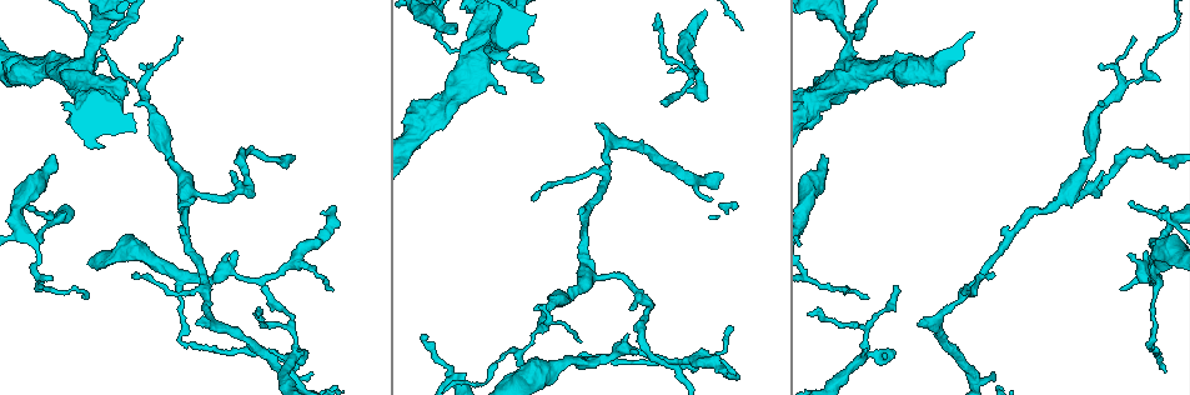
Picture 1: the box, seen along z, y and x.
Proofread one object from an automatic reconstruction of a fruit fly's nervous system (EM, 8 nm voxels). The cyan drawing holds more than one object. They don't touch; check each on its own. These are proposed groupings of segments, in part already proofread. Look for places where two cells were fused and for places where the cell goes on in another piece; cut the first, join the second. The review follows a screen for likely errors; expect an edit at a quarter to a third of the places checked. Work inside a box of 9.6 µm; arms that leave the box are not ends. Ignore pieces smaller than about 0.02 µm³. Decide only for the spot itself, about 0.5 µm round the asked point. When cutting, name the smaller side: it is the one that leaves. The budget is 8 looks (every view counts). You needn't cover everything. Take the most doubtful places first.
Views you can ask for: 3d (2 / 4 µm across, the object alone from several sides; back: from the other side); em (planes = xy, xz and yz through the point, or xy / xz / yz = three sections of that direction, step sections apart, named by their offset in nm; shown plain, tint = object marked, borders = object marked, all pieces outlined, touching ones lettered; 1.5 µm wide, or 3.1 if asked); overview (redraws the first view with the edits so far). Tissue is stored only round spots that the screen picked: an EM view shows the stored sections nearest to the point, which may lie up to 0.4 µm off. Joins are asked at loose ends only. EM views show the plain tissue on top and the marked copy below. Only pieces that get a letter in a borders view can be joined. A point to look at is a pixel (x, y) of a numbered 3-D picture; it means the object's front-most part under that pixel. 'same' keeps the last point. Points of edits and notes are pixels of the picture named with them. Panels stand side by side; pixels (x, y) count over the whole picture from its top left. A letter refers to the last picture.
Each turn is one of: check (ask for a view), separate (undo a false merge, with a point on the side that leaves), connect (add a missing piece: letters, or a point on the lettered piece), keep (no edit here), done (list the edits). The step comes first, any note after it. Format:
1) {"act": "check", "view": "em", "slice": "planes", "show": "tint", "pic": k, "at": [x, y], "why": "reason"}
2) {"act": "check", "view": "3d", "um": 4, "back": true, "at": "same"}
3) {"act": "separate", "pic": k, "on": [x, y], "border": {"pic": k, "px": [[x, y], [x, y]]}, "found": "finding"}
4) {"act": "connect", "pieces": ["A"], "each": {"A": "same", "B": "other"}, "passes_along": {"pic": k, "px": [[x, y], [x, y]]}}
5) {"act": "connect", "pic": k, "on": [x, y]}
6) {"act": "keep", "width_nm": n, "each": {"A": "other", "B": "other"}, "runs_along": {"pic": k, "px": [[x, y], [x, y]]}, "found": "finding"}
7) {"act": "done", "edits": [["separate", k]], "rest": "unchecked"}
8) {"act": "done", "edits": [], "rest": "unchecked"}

{"act": "check", "view": "em", "slice": "planes", "show": "borders", "pic": 1, "at": [82, 295], "why": "thin end"}

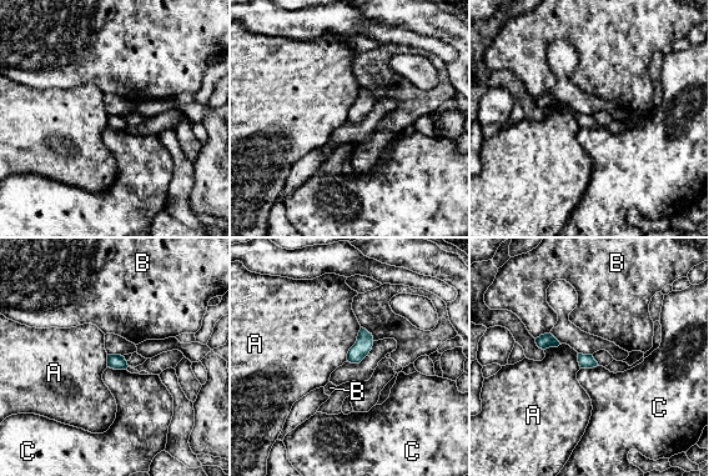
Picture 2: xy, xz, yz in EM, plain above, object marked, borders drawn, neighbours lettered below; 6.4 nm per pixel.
{"act": "keep", "width_nm": 100, "each": {"A": "other", "B": "other", "C": "other"}, "found": "no lettered piece goes on from it"}

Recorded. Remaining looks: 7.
{"act": "check", "view": "3d", "um": 4, "pic": 1, "at": [598, 124], "why": "tapers out"}

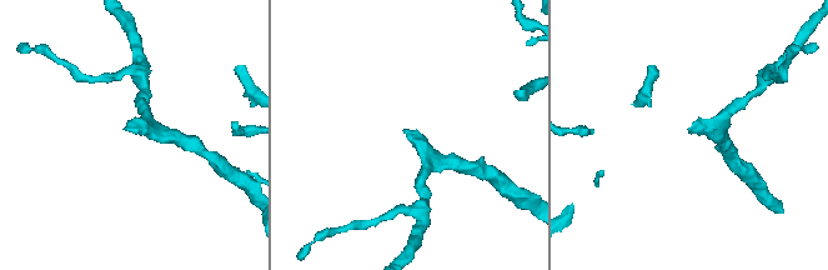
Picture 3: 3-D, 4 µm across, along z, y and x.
{"act": "check", "view": "em", "slice": "planes", "show": "borders", "pic": 3, "at": [126, 128]}

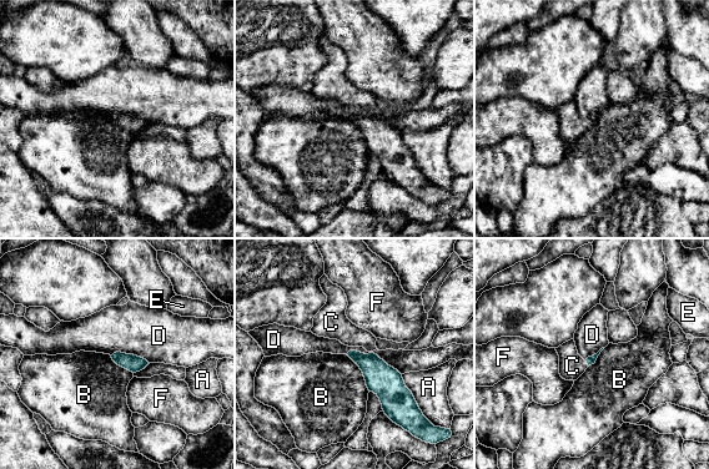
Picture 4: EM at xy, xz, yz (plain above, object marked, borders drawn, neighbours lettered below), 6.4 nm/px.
{"act": "connect", "pieces": ["C"], "each": {"A": "other", "B": "other", "C": "same", "D": "other", "E": "other", "F": "other"}, "found": "it goes on there"}

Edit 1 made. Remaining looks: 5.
{"act": "check", "view": "overview", "why": "see it whole again"}

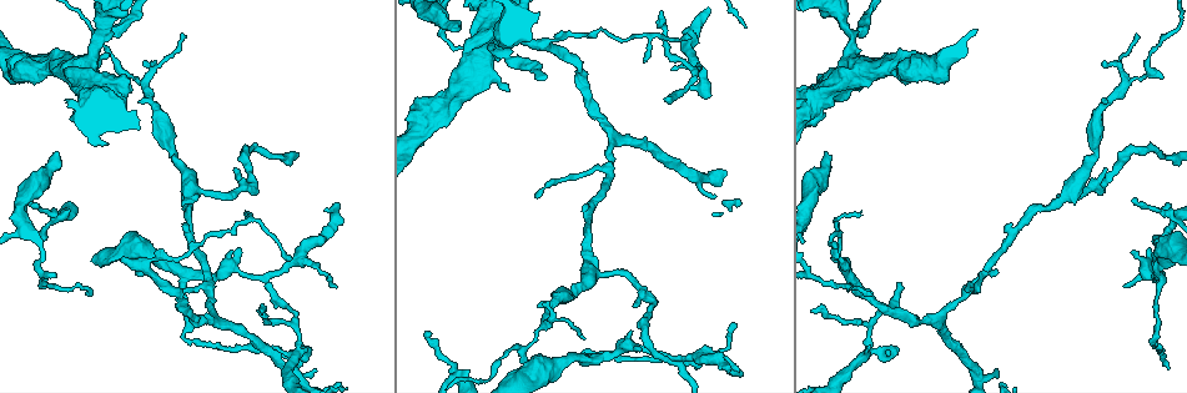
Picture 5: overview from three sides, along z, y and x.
{"act": "check", "view": "em", "slice": "planes", "show": "borders", "pic": 5, "at": [290, 257], "why": "free end"}

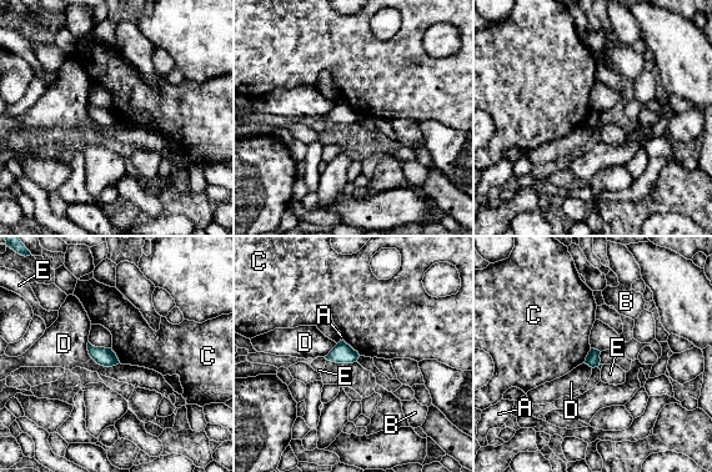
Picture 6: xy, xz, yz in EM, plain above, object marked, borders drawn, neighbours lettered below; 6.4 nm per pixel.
{"act": "keep", "each": {"A": "other", "B": "other", "C": "other", "D": "other", "E": "other"}, "border": {"pic": 6, "px": [[344, 340], [360, 355]]}, "found": "no lettered piece goes on from it"}

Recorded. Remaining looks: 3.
{"act": "done", "edits": [["connect", 4]], "rest": "unchecked"}

